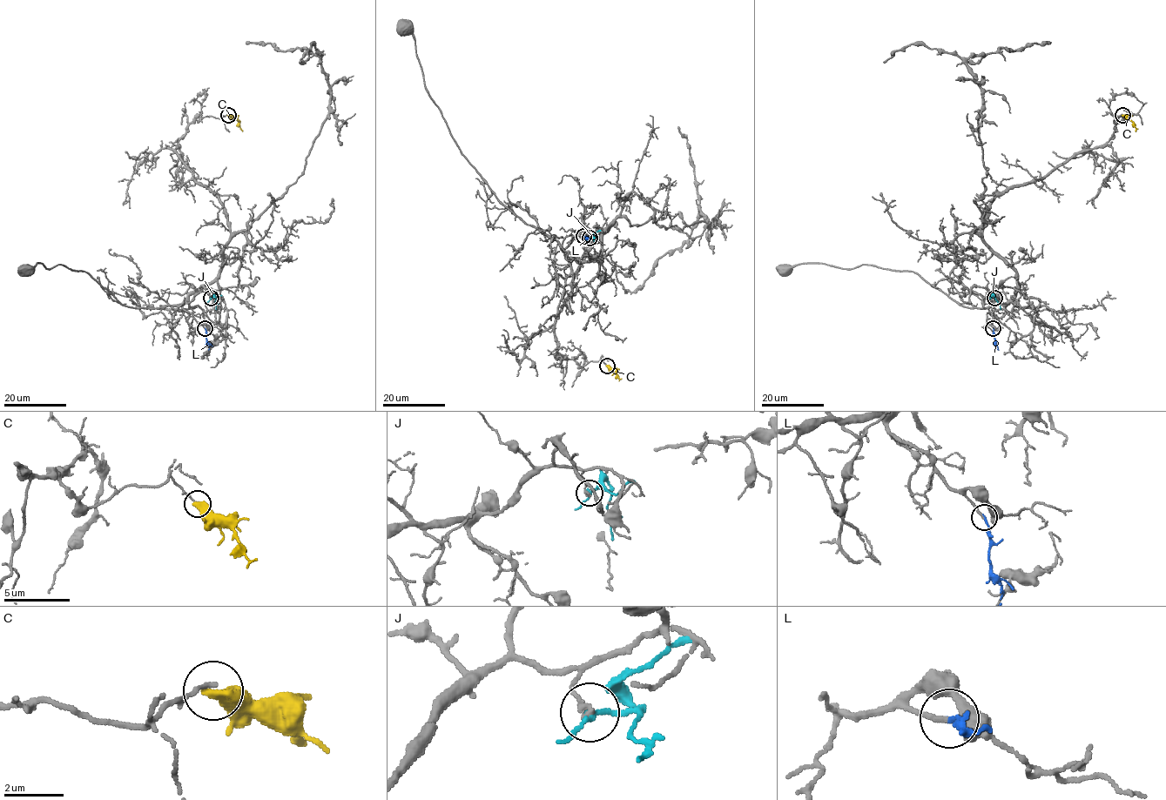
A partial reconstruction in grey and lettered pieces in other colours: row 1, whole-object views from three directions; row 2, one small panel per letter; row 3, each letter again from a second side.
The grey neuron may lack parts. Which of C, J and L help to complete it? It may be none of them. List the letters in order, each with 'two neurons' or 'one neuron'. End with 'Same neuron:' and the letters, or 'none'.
C: two neurons
J: two neurons
L: one neuron
Same neuron: L

